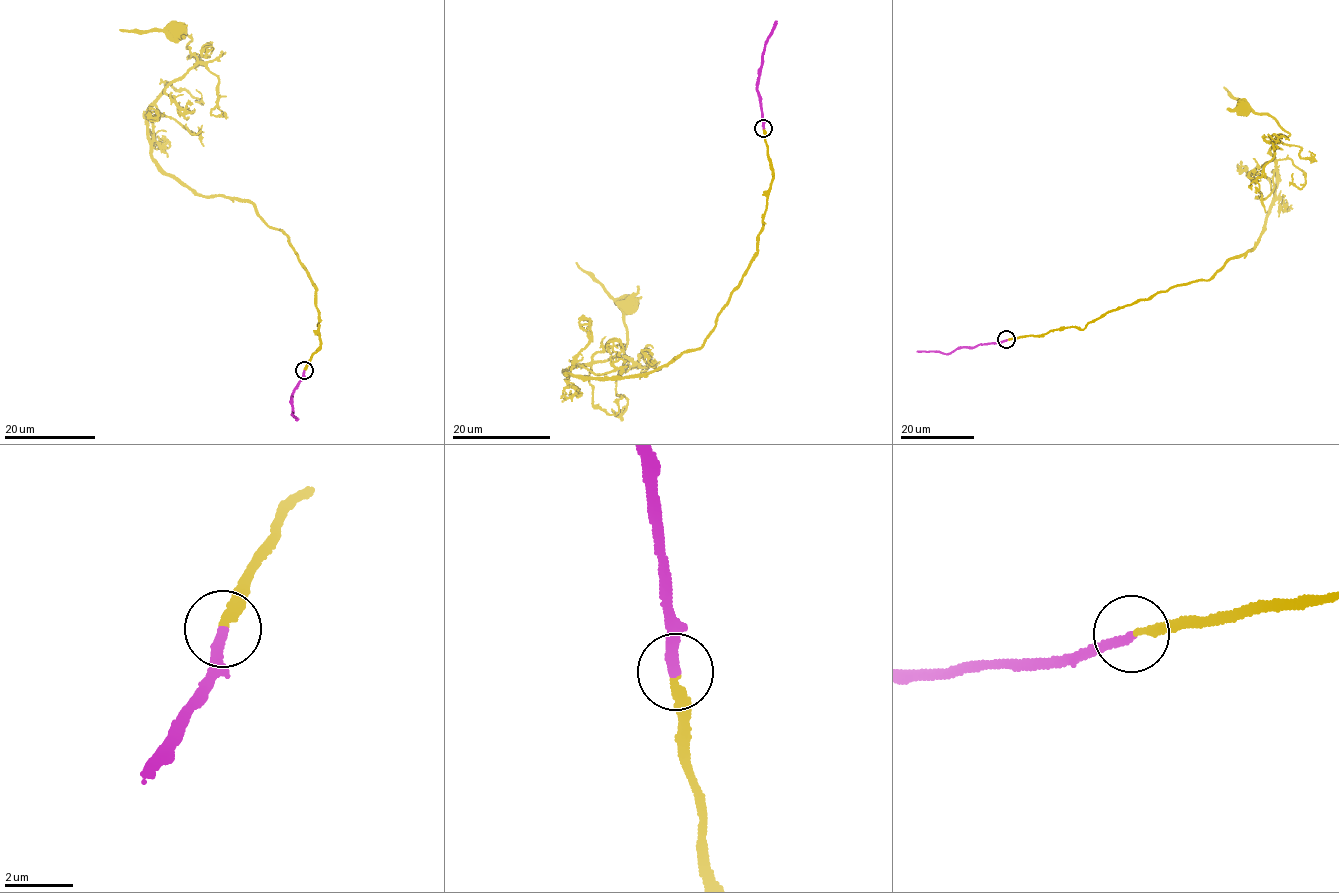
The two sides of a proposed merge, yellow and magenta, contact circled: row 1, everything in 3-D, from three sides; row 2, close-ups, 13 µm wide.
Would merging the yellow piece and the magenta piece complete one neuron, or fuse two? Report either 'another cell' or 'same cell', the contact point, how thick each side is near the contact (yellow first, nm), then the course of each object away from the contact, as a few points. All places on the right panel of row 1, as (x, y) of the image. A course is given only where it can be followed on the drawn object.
same cell | (1006, 339) | 240/280 nm | yellow via (1006, 339), (1083, 329), (1208, 279), (1253, 248), (1275, 191), (1270, 149), (1289, 134), (1243, 109) | magenta via (1006, 339), (974, 347), (958, 346), (949, 353), (917, 351)

